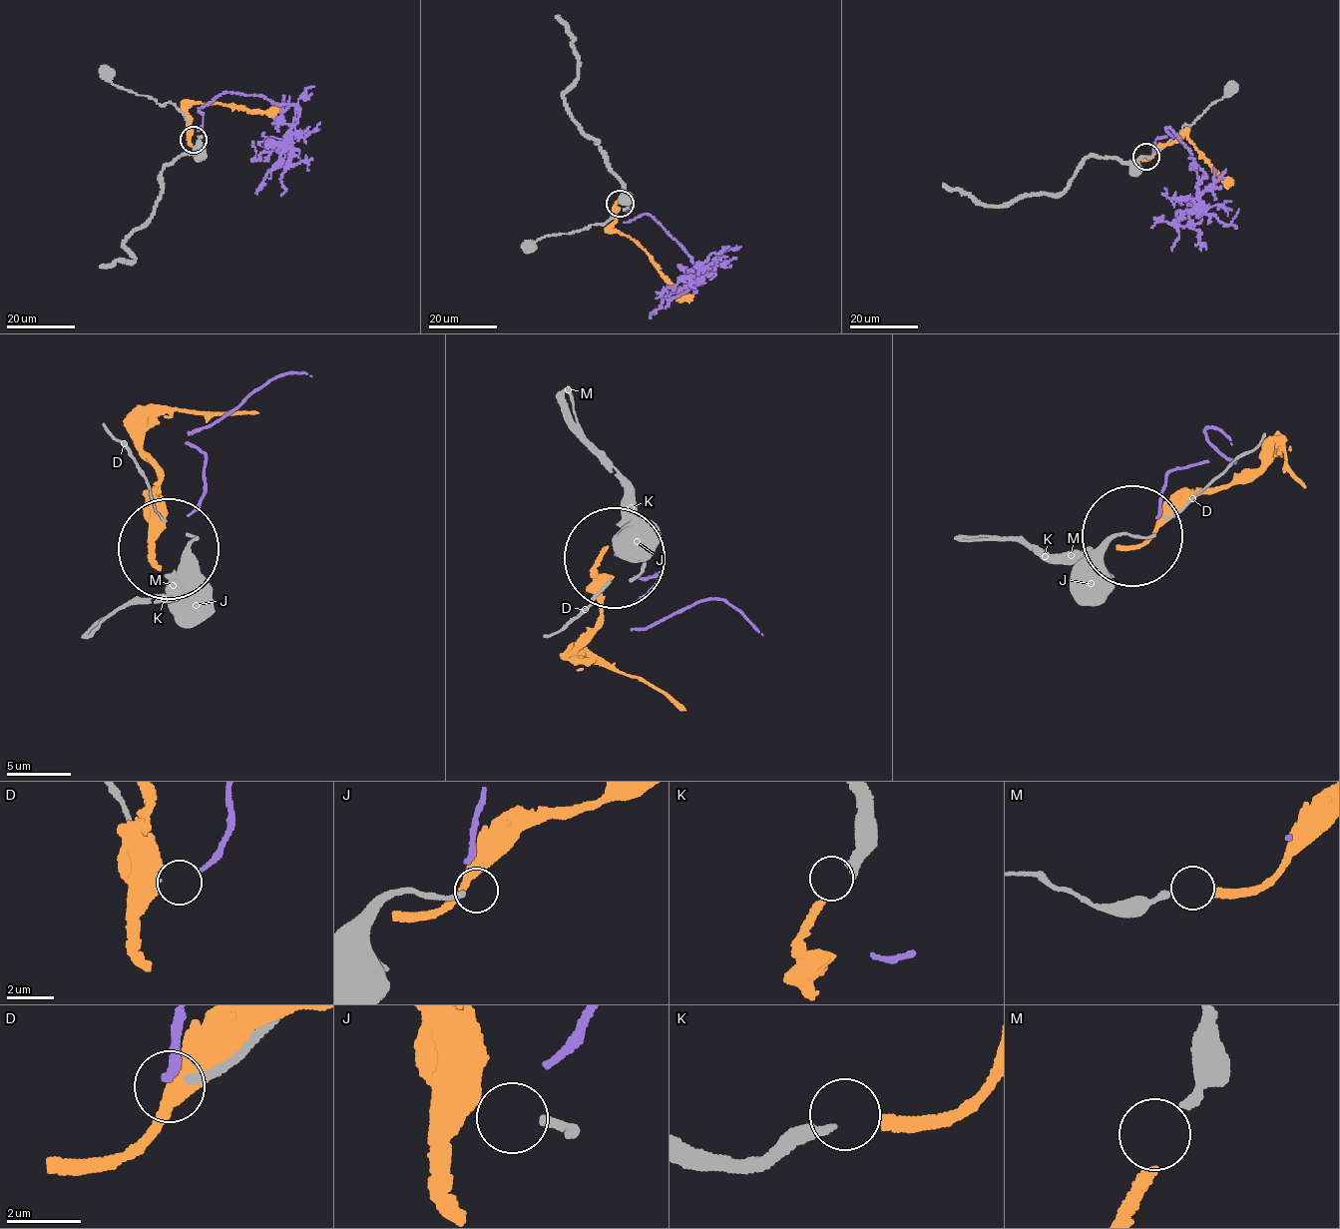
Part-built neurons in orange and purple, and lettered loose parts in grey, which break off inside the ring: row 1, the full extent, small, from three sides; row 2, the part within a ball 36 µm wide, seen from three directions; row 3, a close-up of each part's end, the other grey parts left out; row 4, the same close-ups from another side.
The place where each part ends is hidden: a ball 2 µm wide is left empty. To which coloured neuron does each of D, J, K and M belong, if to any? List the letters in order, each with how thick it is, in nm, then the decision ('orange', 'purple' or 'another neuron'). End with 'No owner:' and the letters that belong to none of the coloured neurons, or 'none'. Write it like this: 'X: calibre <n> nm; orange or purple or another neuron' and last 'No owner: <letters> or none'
D: calibre 240 nm; purple
J: calibre 220 nm; another neuron
K: calibre 400 nm; orange
M: calibre 280 nm; another neuron
No owner: J, M

